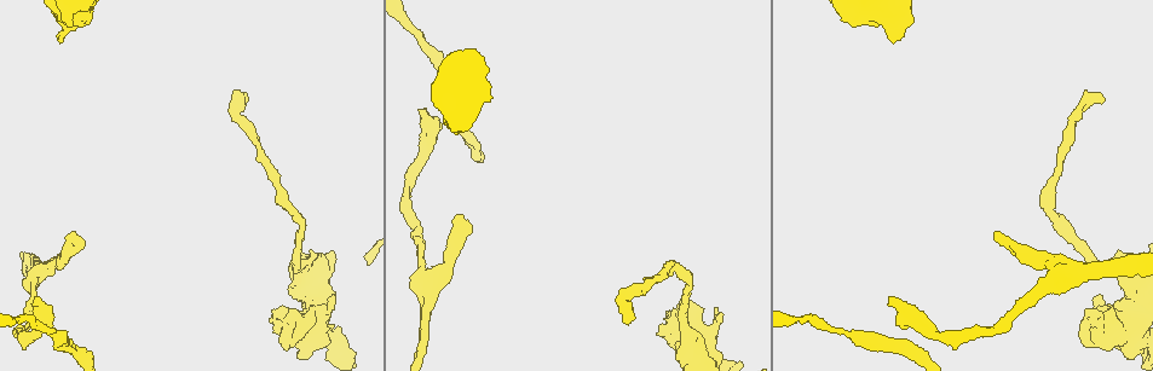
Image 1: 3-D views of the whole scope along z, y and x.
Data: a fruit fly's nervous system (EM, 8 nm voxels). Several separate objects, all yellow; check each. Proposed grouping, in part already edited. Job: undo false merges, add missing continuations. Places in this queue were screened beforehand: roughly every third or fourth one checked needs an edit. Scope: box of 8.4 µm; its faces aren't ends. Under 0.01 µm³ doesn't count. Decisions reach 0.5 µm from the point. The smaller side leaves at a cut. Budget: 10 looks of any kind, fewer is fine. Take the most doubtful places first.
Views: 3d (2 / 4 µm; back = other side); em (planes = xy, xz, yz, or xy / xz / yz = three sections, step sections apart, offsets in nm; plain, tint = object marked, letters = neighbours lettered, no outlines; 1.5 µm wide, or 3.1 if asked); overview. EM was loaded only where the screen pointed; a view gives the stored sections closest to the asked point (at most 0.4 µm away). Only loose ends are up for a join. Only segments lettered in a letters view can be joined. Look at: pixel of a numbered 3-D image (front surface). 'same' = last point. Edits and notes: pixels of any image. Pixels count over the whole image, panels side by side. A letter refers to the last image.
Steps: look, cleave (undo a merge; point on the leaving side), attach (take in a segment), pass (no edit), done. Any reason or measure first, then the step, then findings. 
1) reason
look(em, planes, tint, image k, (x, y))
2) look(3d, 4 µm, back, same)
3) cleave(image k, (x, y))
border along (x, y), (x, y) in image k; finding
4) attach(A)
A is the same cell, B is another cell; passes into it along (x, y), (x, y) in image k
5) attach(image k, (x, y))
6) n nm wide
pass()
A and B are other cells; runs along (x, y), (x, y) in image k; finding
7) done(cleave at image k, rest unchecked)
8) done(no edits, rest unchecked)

stops while still wide
look(em, planes, letters, image 1, (60, 41))

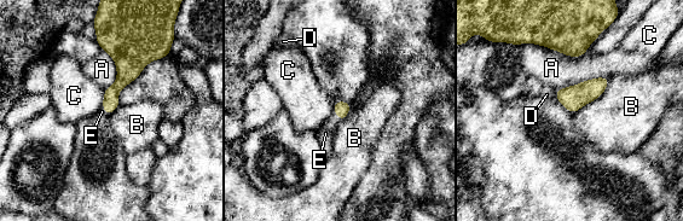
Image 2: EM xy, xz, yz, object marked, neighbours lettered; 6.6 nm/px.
attach(E)
E is the same cell, A, B, C and D are other cells; passes into it along (341, 109), (337, 116), (325, 133) in image 2; it goes on there

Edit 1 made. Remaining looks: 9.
redraw
look(overview)

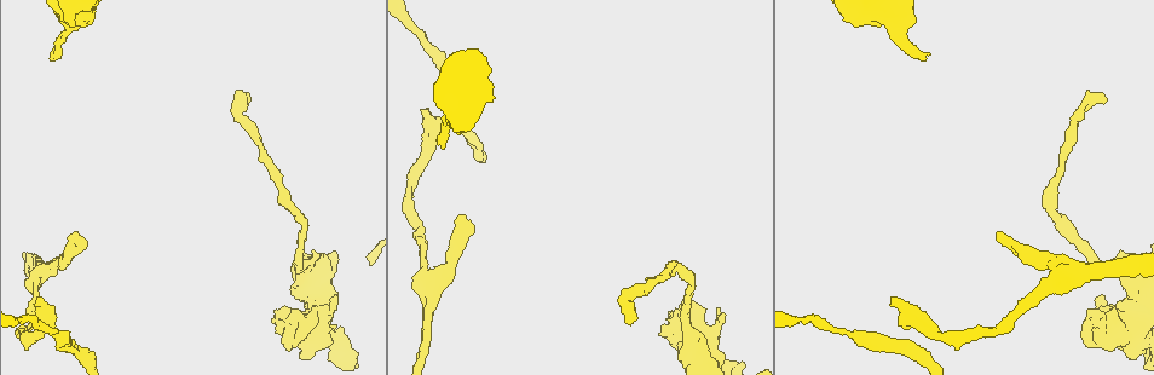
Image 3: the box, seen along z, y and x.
stops while still wide
look(3d, 4 µm, image 3, (1106, 312))

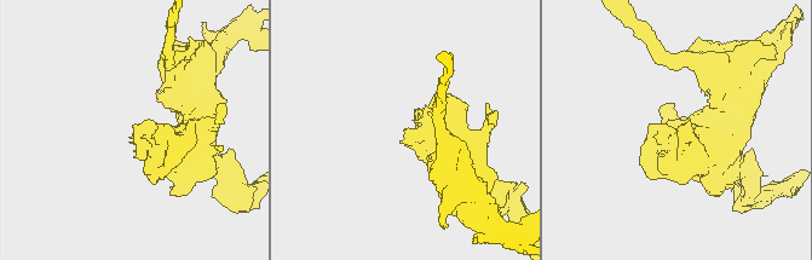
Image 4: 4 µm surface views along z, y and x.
need the tissue
look(em, 3.1 µm, xy, step 8, letters, image 4, (681, 125))

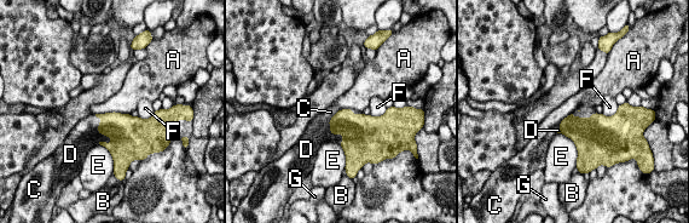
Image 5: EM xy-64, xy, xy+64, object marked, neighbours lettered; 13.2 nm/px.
another direction
look(em, 3.1 µm, planes, letters, same)

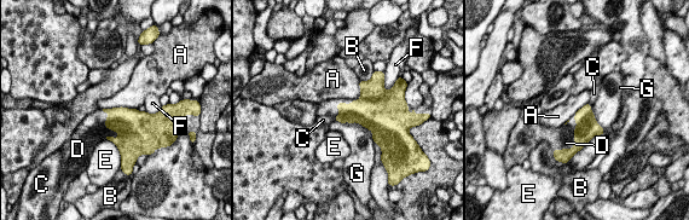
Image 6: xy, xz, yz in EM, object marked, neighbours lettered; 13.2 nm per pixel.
attach(D)
D is the same cell, A, B, C, E, F and G are other cells; passes into it along (123, 120), (106, 127), (92, 129) in image 6; the neuron continues

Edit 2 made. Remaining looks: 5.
look(overview)

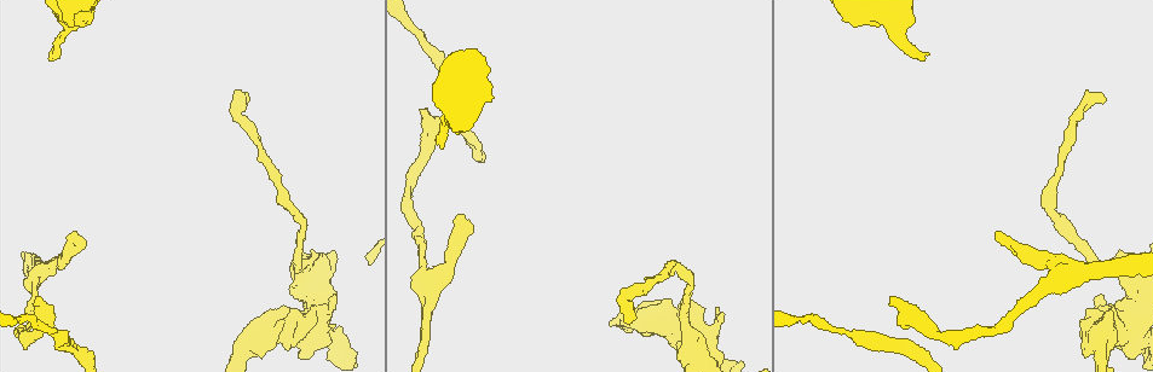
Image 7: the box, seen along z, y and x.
an open end
look(3d, 4 µm, image 7, (997, 241))

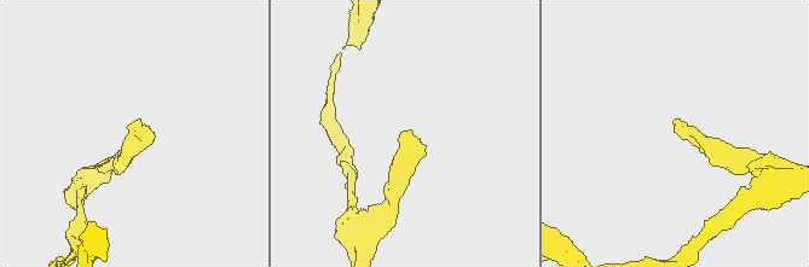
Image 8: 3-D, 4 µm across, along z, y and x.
now the EM
look(em, planes, letters, image 8, (677, 134))

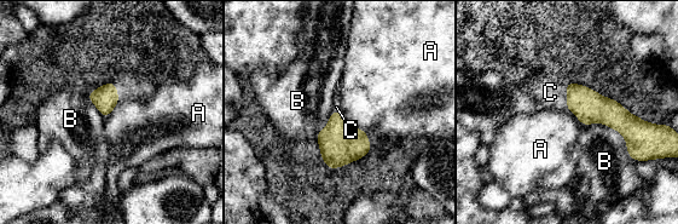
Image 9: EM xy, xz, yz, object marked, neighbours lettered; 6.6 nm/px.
B touches over 440 nm
attach(C)
C is the same cell, A and B are other cells; passes into it along (586, 104), (567, 97), (550, 92) in image 9; the neuron continues

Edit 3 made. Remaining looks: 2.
thin end
look(em, planes, tint, image 7, (1104, 103))

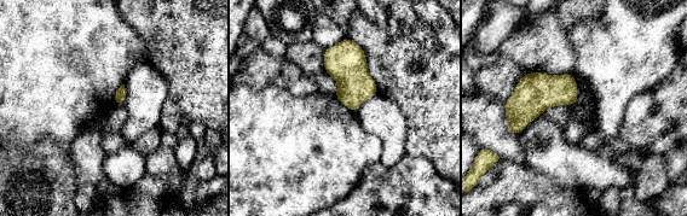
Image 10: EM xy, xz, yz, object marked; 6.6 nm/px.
look(em, planes, letters, same)

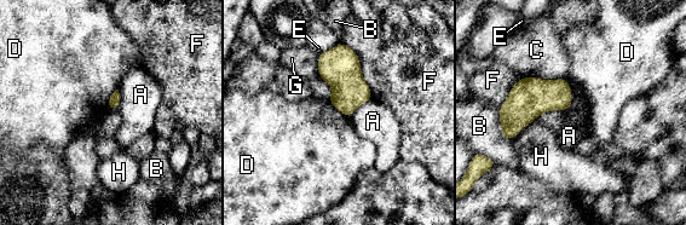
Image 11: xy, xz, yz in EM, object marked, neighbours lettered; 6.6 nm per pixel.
pass()
A, B, C, D, E, F, G and H are other cells; border along (117, 88), (110, 96), (107, 109) in image 11; none of them fits

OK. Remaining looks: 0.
done(attach at image 2, attach at image 6, attach at image 9, rest unchecked)

